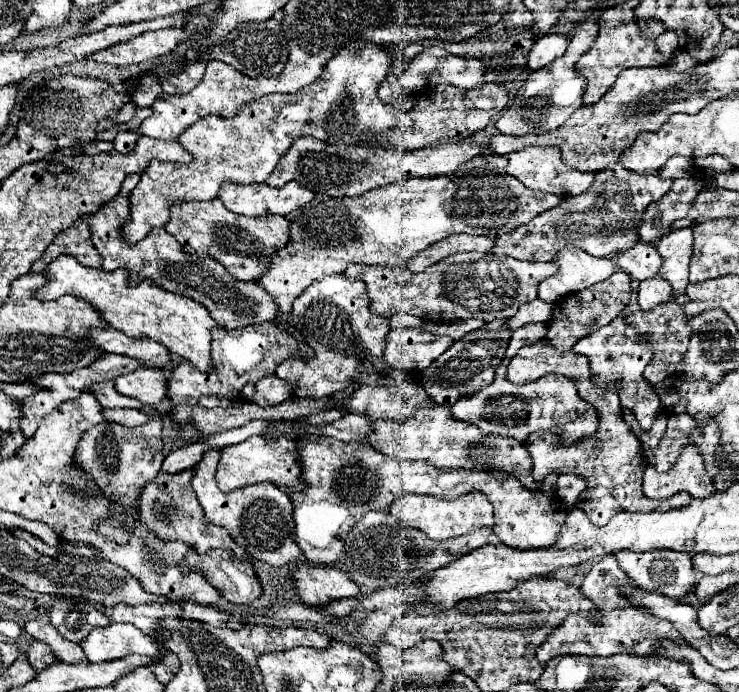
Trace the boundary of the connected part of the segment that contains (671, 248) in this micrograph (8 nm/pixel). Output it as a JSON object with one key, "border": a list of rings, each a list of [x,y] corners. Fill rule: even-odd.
{"border":[[[678,229],[664,235],[656,249],[664,257],[660,277],[670,283],[674,297],[686,295],[688,263],[692,259],[692,229]]]}

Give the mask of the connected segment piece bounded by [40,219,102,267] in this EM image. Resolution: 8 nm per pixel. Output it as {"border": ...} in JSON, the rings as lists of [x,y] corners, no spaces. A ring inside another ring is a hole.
{"border":[[[78,219],[72,223],[72,227],[68,227],[68,231],[60,231],[60,235],[56,235],[56,239],[44,251],[40,265],[48,265],[58,255],[72,255],[86,267],[100,267],[102,263],[102,257],[90,241],[90,229],[84,219]]]}

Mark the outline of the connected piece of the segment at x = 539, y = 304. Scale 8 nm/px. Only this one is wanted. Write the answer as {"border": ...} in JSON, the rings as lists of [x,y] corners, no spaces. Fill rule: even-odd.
{"border":[[[539,298],[534,299],[532,303],[524,303],[524,307],[520,307],[514,317],[506,319],[504,329],[516,331],[526,323],[548,323],[552,317],[553,306],[553,303],[544,302]]]}

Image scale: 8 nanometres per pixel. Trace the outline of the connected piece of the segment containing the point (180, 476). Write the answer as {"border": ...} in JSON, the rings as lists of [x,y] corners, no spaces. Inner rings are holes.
{"border":[[[182,471],[176,475],[168,475],[168,473],[158,473],[156,481],[148,483],[140,495],[138,501],[138,513],[140,513],[140,521],[148,527],[148,531],[152,531],[160,541],[182,541],[188,547],[192,547],[198,555],[208,553],[210,549],[224,549],[230,555],[236,555],[240,561],[252,563],[256,565],[254,559],[248,557],[248,553],[244,551],[244,547],[236,545],[230,537],[228,531],[224,531],[222,527],[214,527],[210,523],[204,521],[202,517],[202,507],[196,499],[196,493],[190,487],[190,479],[192,479],[194,471]]]}

